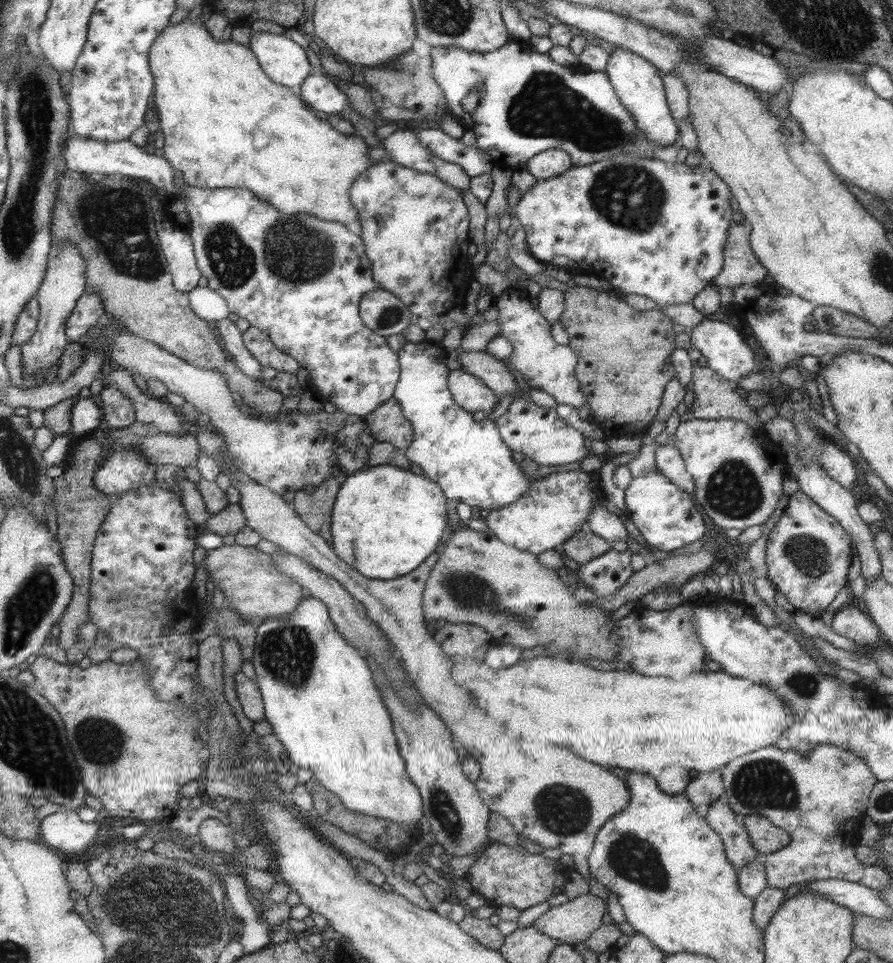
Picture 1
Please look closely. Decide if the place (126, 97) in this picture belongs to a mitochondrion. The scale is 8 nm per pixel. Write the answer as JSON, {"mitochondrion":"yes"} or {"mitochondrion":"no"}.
{"mitochondrion":"no"}

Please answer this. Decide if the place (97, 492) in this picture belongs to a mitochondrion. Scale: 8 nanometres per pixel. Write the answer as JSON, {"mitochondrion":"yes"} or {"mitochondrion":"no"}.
{"mitochondrion":"no"}

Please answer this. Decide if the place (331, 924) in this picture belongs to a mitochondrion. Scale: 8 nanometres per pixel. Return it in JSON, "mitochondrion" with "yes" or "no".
{"mitochondrion":"no"}

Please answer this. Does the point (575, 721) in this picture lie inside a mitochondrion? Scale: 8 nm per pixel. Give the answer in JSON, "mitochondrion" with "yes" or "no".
{"mitochondrion":"no"}

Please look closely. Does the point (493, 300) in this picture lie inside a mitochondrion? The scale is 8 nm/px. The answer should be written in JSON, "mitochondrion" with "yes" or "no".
{"mitochondrion":"no"}

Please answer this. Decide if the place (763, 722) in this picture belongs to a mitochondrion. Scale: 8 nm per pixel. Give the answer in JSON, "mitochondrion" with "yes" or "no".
{"mitochondrion":"no"}

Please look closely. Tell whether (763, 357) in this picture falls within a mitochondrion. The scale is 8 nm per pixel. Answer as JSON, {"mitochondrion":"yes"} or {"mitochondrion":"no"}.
{"mitochondrion":"no"}

